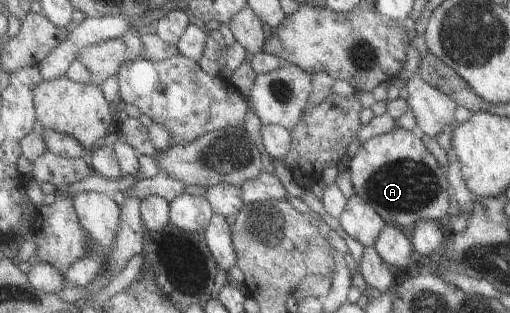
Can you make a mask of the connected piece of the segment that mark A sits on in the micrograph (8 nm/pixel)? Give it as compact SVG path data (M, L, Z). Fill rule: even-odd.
M395 126L391 132L369 138L351 158L347 172L355 195L363 198L384 222L405 227L421 218L439 221L448 214L447 170L435 160L416 130Z

